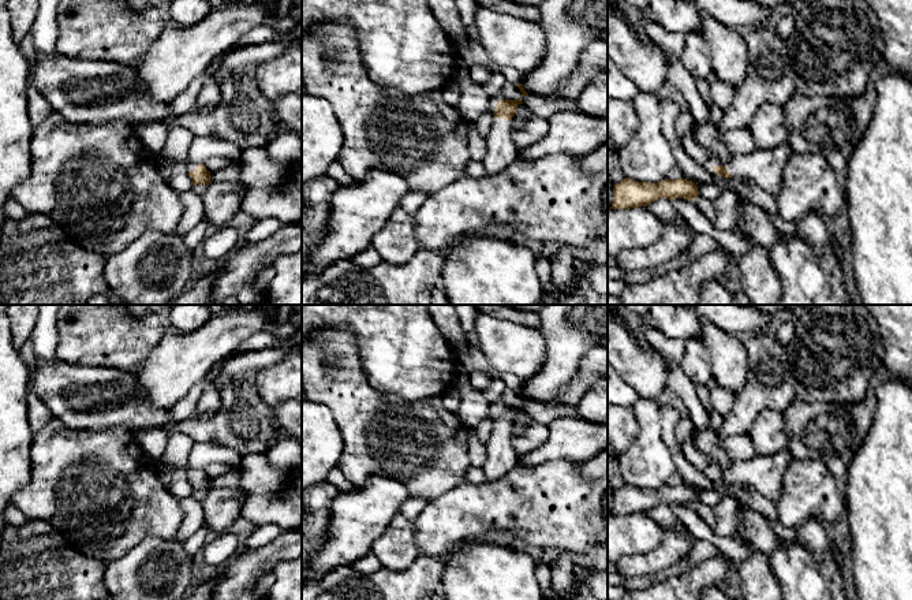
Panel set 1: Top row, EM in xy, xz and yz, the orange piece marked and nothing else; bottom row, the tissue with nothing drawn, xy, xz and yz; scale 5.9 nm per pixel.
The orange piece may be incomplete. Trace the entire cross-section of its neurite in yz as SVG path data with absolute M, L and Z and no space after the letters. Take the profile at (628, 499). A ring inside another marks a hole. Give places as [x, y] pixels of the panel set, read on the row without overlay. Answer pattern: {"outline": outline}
{"outline": "M624 484L613 493L613 508L610 515L631 515L647 513L659 504L684 504L694 507L699 502L695 488L684 484L676 487L661 487L658 489L636 488Z"}

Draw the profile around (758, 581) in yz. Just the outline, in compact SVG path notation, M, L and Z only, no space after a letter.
M741 510L736 513L737 532L735 536L751 551L751 555L739 566L741 582L741 596L744 600L781 600L781 586L773 573L770 560L766 555L758 552L744 537L741 528Z

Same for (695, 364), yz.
M700 335L685 340L685 350L680 362L683 372L695 385L707 385L713 380L707 347Z

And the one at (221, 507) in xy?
M210 489L201 503L203 526L217 534L225 533L240 515L243 495L240 489Z

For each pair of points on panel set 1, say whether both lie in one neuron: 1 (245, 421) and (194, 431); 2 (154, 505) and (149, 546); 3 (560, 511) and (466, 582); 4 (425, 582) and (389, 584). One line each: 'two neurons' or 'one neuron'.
1: one neuron
2: two neurons
3: two neurons
4: one neuron

